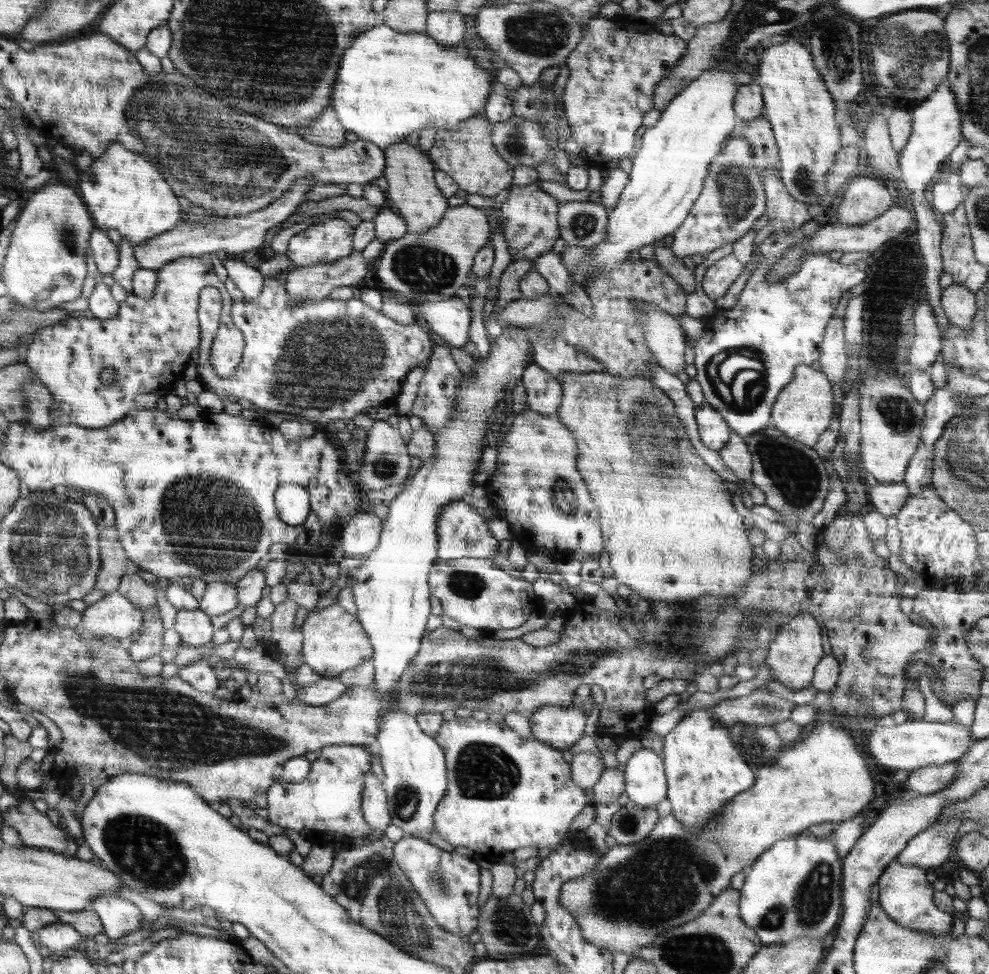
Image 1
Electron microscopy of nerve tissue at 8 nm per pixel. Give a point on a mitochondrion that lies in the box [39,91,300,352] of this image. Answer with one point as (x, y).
(68, 232)

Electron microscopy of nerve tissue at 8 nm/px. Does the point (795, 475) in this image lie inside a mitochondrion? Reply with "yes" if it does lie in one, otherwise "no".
yes

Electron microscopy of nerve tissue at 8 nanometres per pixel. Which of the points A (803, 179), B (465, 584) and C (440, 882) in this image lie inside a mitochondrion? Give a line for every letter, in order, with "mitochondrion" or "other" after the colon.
A: mitochondrion
B: mitochondrion
C: mitochondrion

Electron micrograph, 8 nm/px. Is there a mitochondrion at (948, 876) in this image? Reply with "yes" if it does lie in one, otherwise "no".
no

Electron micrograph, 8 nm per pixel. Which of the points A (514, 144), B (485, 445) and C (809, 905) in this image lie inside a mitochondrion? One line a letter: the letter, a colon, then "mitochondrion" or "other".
A: mitochondrion
B: other
C: mitochondrion

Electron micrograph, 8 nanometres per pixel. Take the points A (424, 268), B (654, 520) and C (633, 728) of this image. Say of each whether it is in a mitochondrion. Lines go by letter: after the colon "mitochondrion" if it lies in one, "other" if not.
A: mitochondrion
B: other
C: other

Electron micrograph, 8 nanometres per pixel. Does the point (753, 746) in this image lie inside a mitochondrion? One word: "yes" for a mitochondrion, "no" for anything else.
yes

